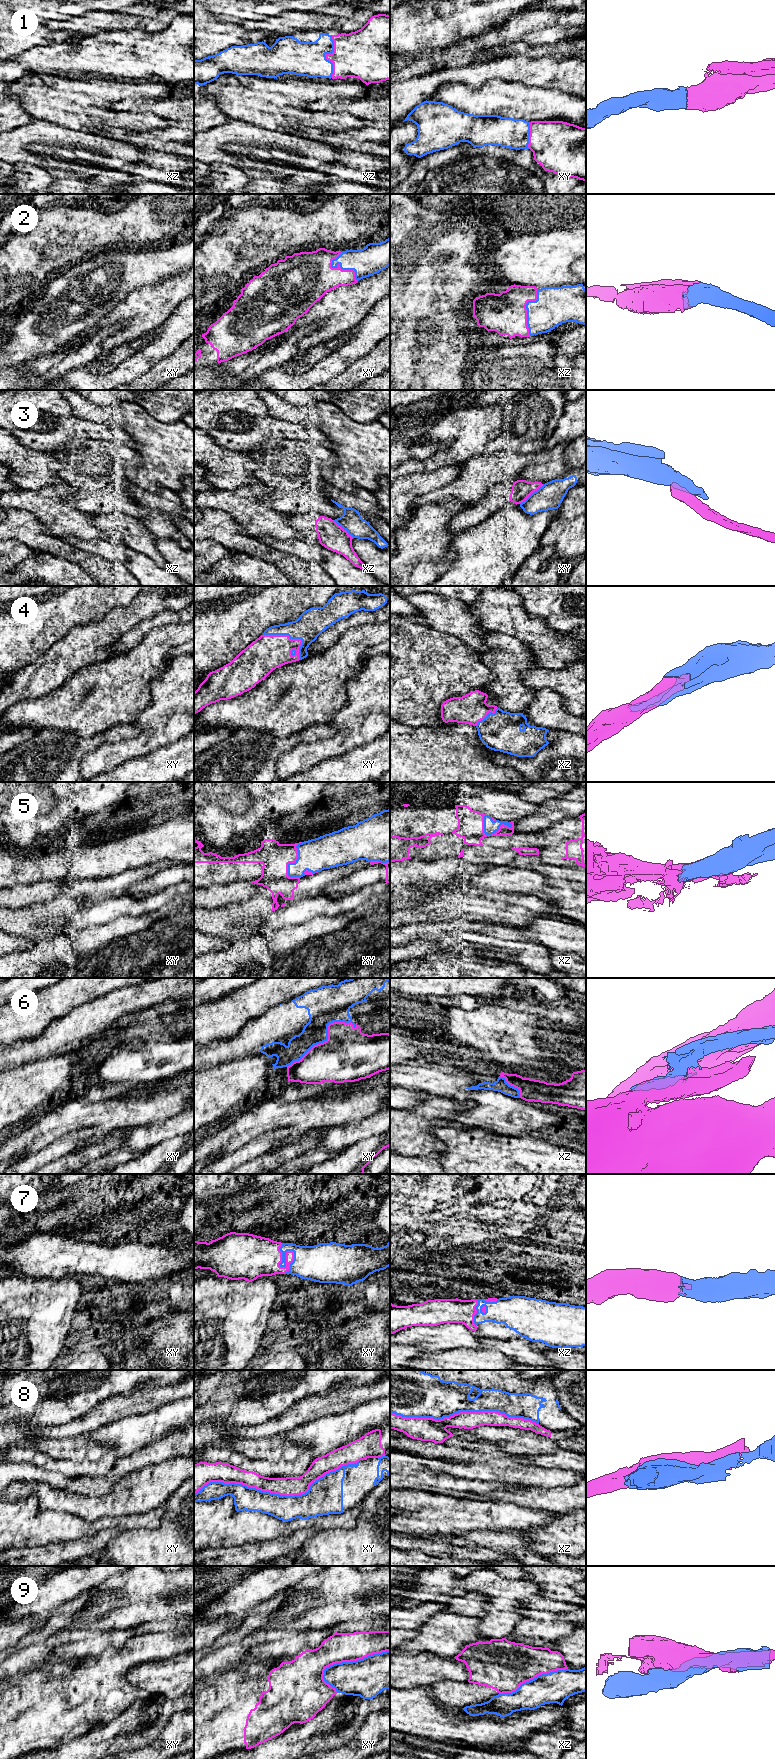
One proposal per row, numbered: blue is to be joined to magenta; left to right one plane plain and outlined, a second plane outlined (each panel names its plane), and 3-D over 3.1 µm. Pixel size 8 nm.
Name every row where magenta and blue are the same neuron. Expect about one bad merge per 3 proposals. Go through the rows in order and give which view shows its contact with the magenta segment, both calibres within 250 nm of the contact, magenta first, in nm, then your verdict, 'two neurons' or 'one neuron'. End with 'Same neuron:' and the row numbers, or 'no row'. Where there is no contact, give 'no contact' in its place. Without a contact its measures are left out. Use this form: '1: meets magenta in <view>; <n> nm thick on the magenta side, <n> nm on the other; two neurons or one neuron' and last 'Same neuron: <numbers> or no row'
1: meets magenta in xz; 360 nm thick on the magenta side, 280 nm on the other; one neuron
2: meets magenta in xy; 380 nm thick on the magenta side, 220 nm on the other; one neuron
3: meets magenta in xy; 160 nm thick on the magenta side, 200 nm on the other; two neurons
4: meets magenta in xy; 280 nm thick on the magenta side, 220 nm on the other; one neuron
5: meets magenta in xz; 200 nm thick on the magenta side, 110 nm on the other; one neuron
6: meets magenta in xy; 420 nm thick on the magenta side, 260 nm on the other; two neurons
7: meets magenta in xy; 340 nm thick on the magenta side, 280 nm on the other; one neuron
8: meets magenta in xy; 160 nm thick on the magenta side, 200 nm on the other; two neurons
9: meets magenta in xy; 240 nm thick on the magenta side, 320 nm on the other; two neurons
Same neuron: 1, 2, 4, 5, 7

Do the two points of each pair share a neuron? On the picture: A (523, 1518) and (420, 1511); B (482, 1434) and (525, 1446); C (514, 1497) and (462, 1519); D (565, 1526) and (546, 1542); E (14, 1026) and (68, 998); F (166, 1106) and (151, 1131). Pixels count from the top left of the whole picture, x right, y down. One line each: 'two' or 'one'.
A: one
B: one
C: two
D: one
E: one
F: two

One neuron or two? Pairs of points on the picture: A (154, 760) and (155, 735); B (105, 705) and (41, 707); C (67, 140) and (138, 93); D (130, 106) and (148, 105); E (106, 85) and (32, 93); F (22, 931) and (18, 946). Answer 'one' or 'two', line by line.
A: two
B: one
C: two
D: one
E: one
F: two

